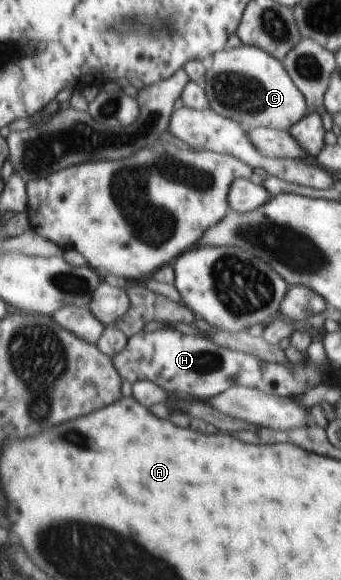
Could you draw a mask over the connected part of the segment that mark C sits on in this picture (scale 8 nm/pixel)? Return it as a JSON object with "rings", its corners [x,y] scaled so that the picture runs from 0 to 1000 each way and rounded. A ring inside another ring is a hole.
{"rings":[[[704,76],[677,86],[654,84],[628,90],[619,95],[619,114],[604,122],[601,136],[598,157],[610,172],[610,186],[625,193],[639,193],[642,200],[666,202],[672,207],[707,214],[716,222],[777,219],[842,226],[889,203],[889,193],[894,193],[891,166],[865,152],[853,134],[830,121],[824,107],[774,84]]]}

